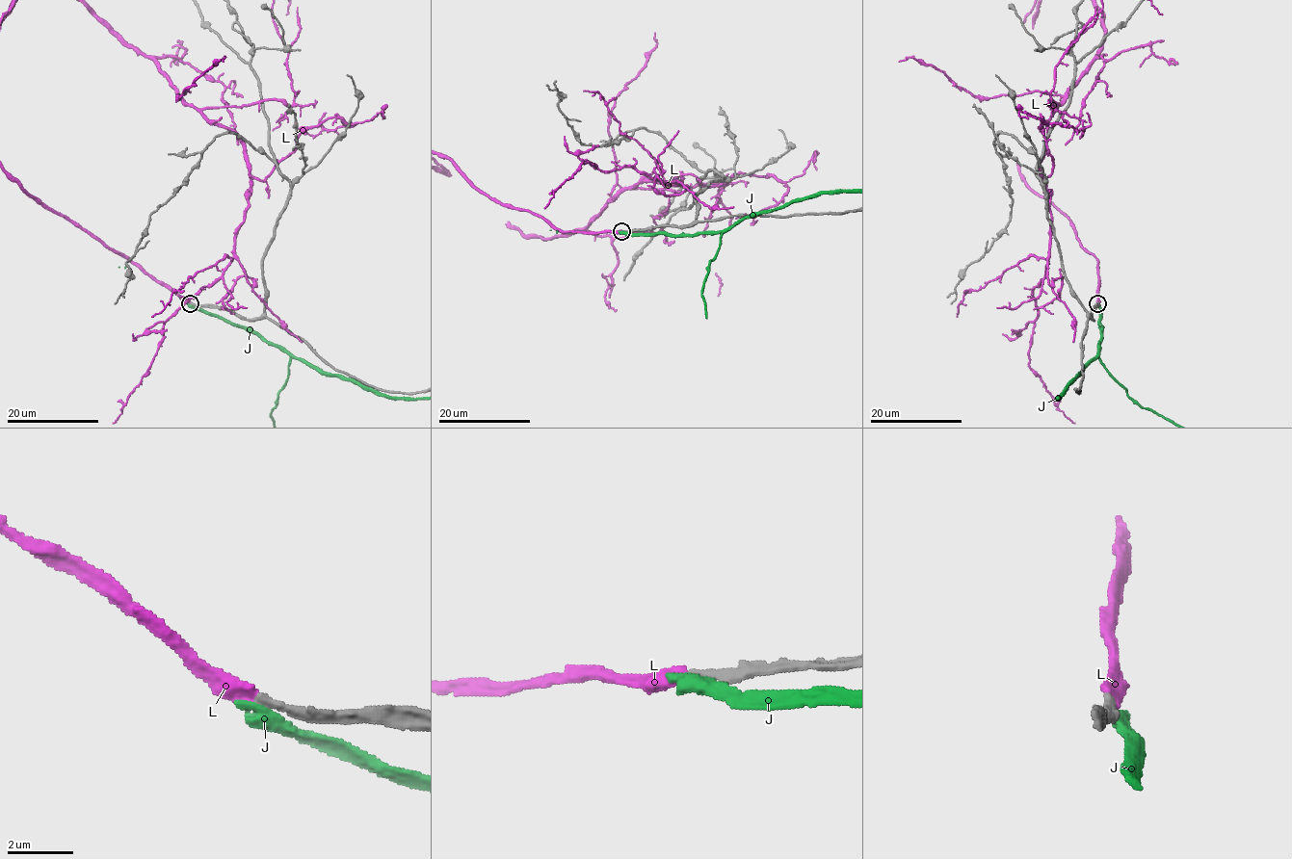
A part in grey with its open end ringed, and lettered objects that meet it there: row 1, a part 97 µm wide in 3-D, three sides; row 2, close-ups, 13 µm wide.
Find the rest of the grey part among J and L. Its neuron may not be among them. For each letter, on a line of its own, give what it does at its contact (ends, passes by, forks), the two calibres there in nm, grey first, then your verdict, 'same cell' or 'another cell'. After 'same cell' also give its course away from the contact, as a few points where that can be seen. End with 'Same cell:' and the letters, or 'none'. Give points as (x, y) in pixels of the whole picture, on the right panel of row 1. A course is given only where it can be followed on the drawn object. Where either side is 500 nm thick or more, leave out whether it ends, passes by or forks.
J: 320 nm thick on the grey side, 550 nm on the other; another cell
L: it ends there; 280 nm thick on the grey side, 440 nm on the other; same cell
Same cell: L

